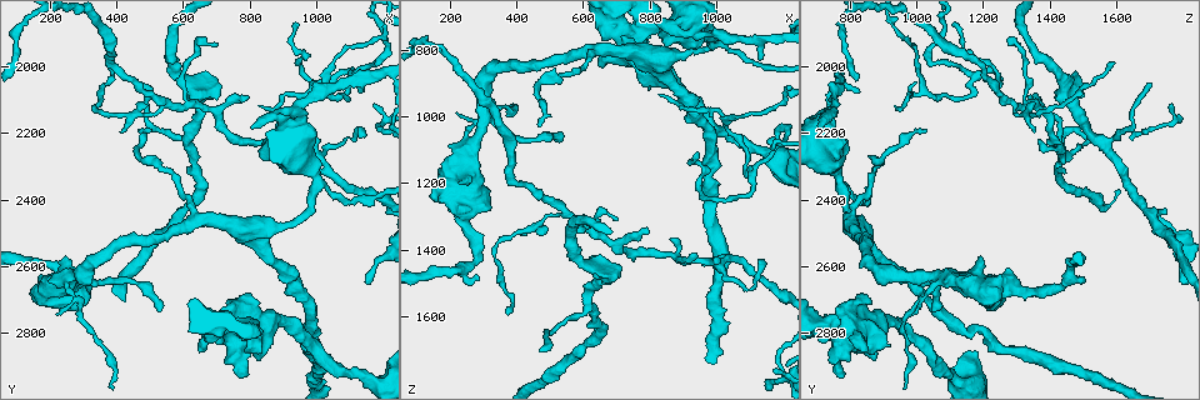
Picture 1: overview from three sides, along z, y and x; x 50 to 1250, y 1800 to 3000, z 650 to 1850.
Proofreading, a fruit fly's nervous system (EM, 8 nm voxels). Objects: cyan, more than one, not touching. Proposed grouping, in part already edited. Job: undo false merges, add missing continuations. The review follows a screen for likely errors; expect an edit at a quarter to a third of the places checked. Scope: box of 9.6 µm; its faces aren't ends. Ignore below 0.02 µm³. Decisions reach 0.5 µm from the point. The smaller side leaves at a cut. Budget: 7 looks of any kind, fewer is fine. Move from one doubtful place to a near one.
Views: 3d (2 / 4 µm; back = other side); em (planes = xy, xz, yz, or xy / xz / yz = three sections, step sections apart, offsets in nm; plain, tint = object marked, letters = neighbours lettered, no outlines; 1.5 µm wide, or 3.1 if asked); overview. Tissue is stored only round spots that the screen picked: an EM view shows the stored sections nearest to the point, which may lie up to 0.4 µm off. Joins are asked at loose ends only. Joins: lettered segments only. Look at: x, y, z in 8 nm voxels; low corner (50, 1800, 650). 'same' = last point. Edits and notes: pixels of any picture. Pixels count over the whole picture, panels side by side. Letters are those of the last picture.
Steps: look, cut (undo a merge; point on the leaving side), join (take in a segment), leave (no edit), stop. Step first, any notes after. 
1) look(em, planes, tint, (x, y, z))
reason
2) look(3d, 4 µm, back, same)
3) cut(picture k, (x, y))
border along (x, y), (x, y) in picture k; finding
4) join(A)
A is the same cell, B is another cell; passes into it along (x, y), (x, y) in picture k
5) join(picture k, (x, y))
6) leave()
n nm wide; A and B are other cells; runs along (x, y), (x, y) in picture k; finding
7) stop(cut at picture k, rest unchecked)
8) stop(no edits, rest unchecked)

look(em, planes, letters, (800, 2920, 770))
stops while still wide

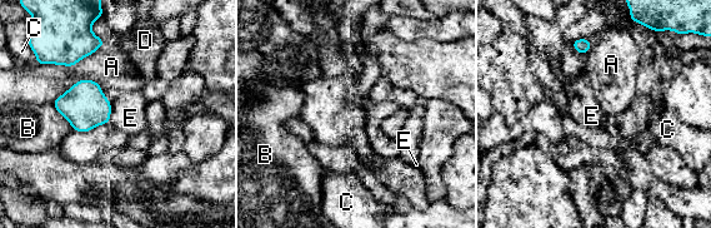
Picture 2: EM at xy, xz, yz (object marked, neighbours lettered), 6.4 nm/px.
leave()
220 nm wide; A, B, C, D and E are other cells; border along (111, 104), (108, 123) in picture 2; no lettered segment goes on from it

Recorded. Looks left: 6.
look(3d, 2 µm, back, (550, 2110, 1290))

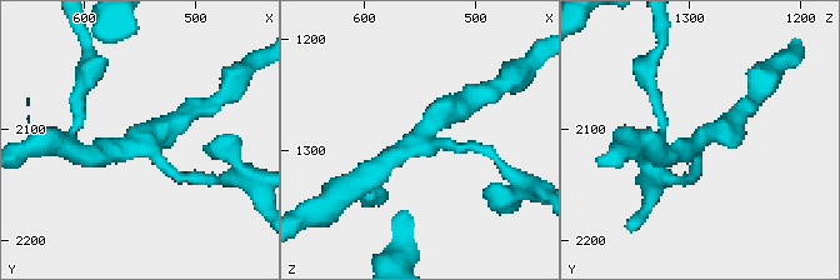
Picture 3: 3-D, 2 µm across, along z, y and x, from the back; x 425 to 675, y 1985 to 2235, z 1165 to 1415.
look(em, yz, step 8, tint, (550, 2110, 1288))
now the EM

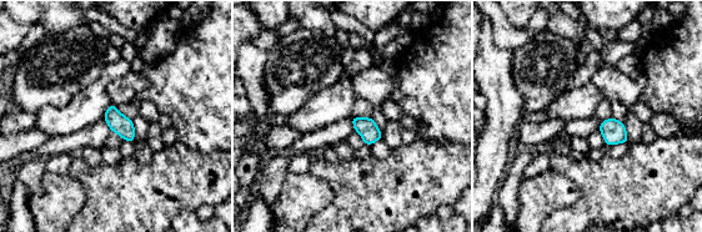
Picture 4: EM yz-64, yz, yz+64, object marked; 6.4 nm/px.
look(em, planes, letters, same)
cut it another way

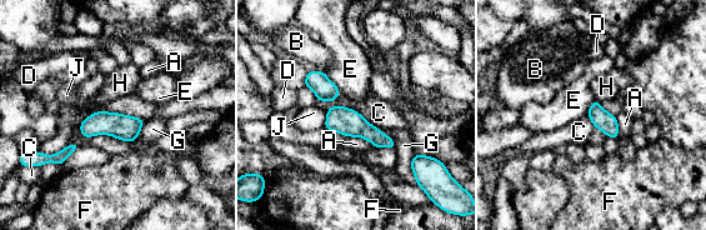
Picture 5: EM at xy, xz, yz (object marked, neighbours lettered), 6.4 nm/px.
leave()
C touches over 360 nm; A, B, C, D, E, F, G, H and J are other cells; all the same cell

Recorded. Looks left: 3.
look(em, planes, letters, (780, 2090, 1330))

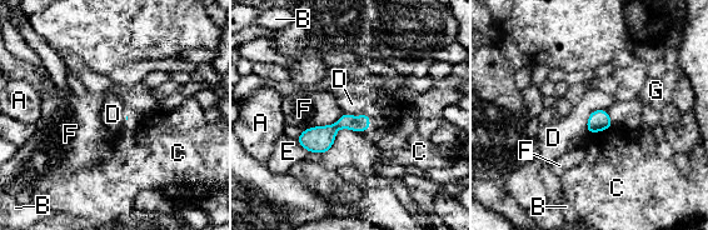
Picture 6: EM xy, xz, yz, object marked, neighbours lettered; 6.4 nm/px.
leave()
A, B, C, D, E, F and G are other cells; border along (606, 109), (589, 115), (587, 131) in picture 6; no lettered segment goes on from it

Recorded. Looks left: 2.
stop(no edits, rest unchecked)

